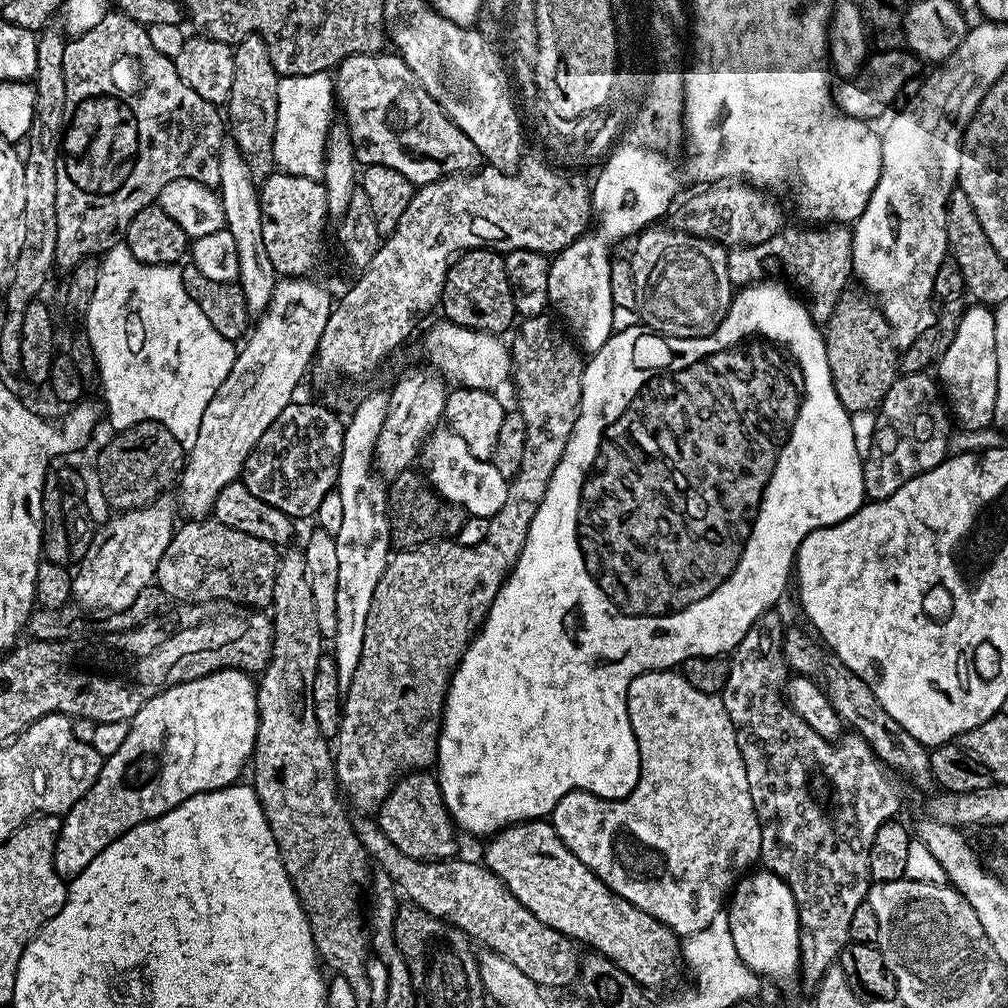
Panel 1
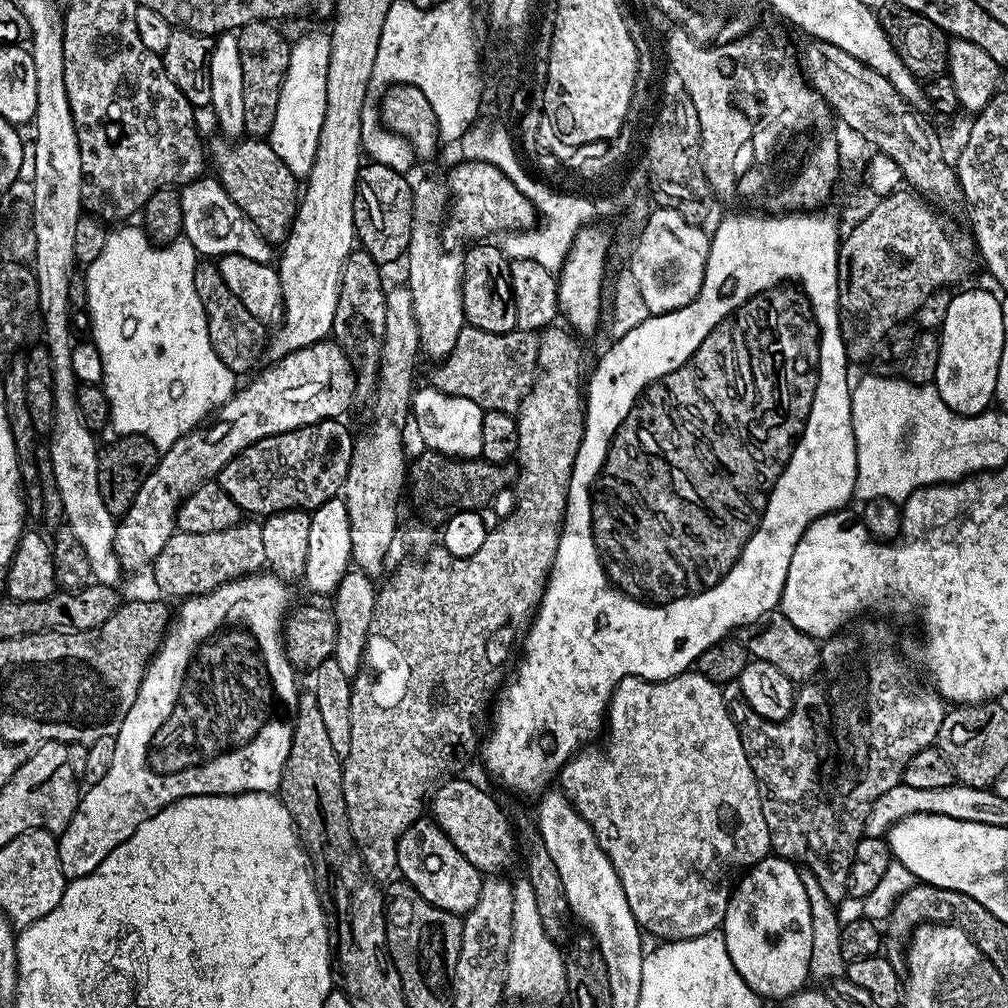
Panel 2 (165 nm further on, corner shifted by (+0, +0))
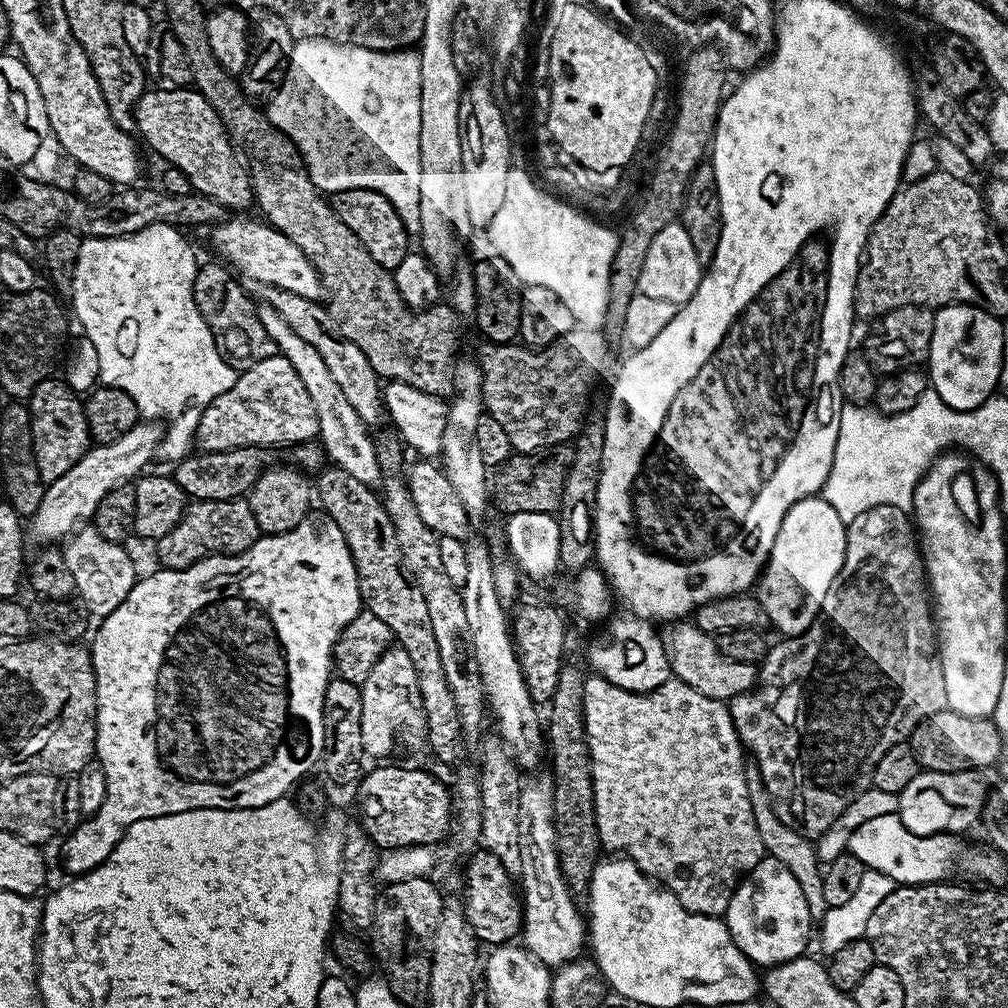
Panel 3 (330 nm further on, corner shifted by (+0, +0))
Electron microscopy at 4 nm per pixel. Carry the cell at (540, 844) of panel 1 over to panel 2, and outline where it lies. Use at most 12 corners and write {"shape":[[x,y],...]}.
{"shape":[[448,778],[430,816],[481,874],[512,860],[509,813],[484,788]]}

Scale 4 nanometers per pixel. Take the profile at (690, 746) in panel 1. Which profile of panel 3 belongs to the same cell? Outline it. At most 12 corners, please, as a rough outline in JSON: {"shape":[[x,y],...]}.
{"shape":[[584,681],[601,845],[723,917],[766,855],[727,703]]}

